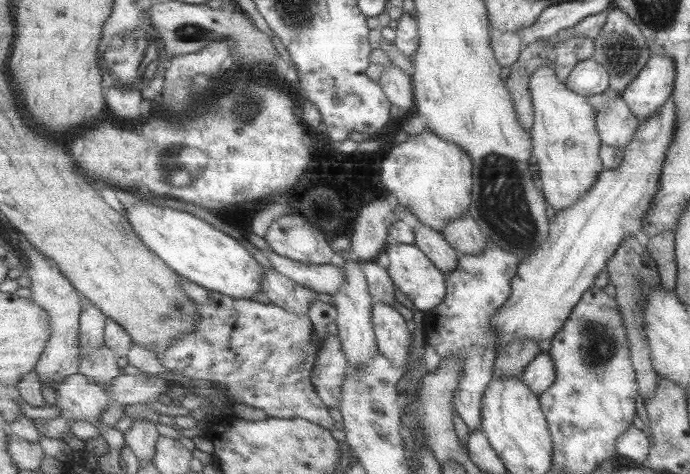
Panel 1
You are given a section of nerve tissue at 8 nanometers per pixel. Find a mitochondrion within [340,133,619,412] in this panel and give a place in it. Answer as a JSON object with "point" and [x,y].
{"point":[502,204]}

